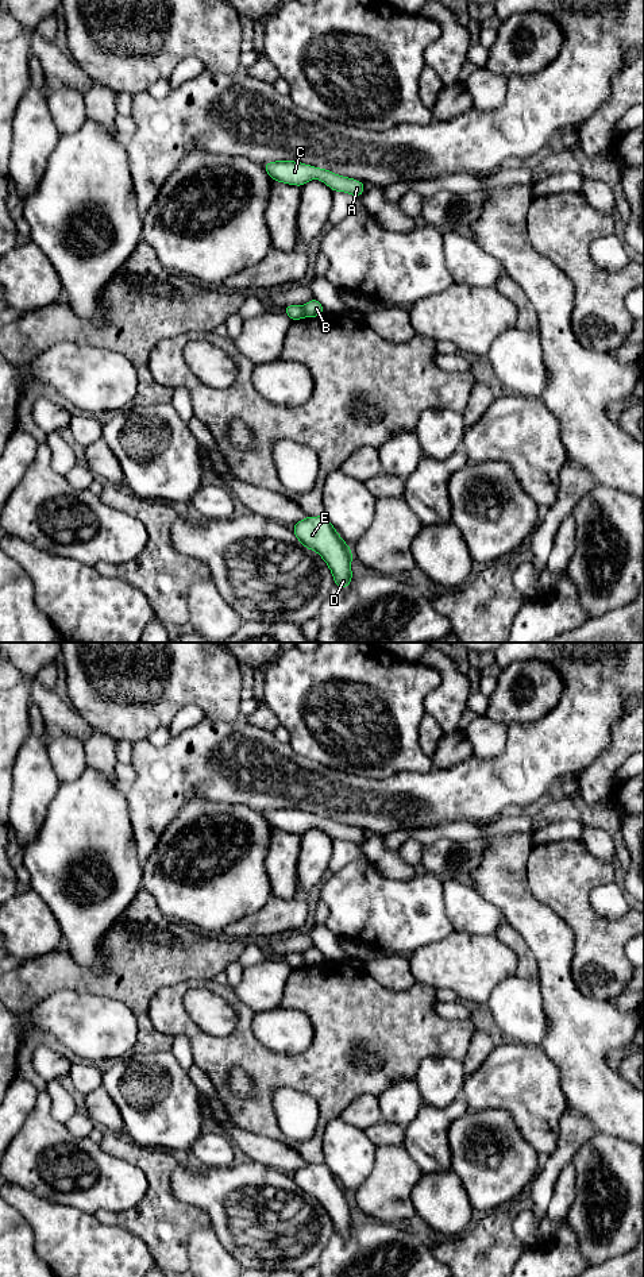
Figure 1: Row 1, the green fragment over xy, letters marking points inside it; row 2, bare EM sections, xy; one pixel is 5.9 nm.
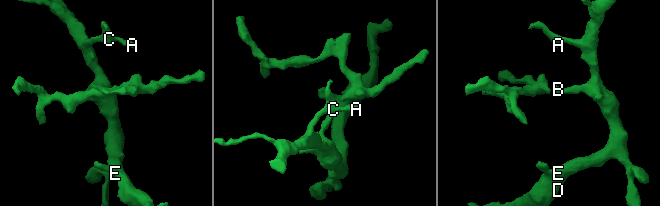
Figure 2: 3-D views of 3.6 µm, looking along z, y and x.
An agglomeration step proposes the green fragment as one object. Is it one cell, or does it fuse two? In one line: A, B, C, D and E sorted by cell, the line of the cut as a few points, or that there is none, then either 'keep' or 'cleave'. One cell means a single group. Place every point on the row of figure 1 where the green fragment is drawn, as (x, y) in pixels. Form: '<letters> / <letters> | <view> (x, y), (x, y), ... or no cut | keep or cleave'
A C D E / B | xy (301, 307), (305, 315) | cleave

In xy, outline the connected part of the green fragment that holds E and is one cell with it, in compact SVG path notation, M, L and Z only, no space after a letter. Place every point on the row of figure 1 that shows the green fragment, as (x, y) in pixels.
M308 516L292 528L305 548L316 551L324 559L333 575L333 583L347 589L352 579L352 552L327 516Z

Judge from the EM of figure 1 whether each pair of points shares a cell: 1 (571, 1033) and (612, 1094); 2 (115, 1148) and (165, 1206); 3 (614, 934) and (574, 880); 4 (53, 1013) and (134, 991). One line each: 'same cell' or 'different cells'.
1: same cell
2: same cell
3: same cell
4: different cells

